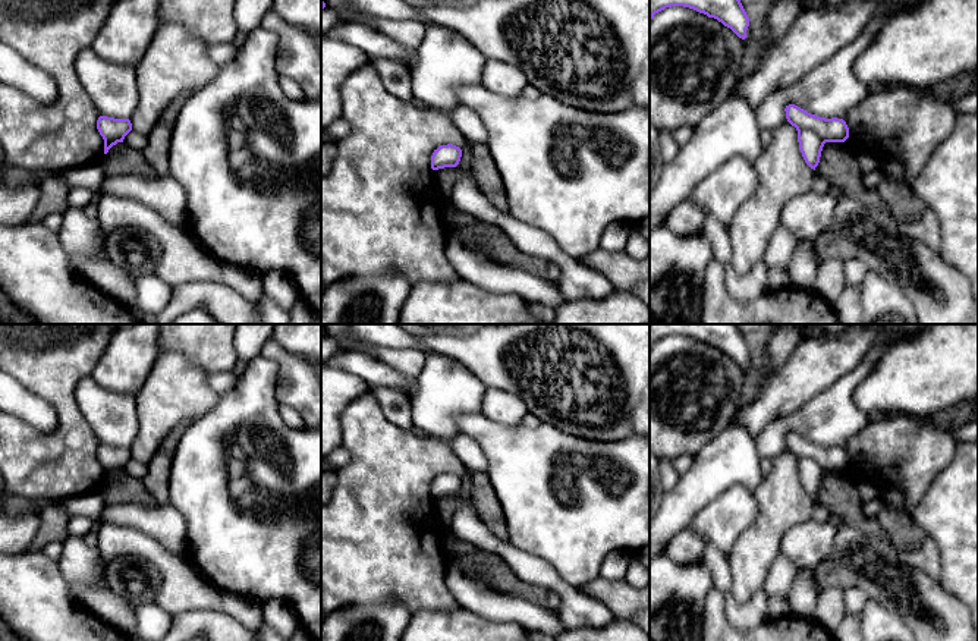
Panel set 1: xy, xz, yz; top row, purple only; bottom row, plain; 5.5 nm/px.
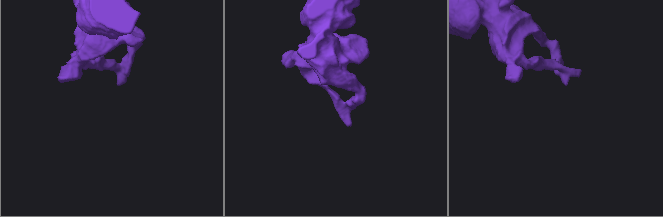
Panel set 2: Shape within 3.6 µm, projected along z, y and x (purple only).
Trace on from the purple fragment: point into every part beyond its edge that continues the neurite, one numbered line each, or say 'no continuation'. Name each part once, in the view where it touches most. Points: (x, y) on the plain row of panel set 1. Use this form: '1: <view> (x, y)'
no continuation

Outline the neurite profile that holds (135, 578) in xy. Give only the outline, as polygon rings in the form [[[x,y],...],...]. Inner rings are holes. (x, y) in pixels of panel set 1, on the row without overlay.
[[[119,556],[106,566],[107,587],[125,597],[133,607],[155,603],[163,575],[141,556]]]

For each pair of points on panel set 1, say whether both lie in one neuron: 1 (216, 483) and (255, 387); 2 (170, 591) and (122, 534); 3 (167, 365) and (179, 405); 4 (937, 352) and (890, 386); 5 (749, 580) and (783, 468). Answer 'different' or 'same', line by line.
1: same
2: same
3: same
4: same
5: same

